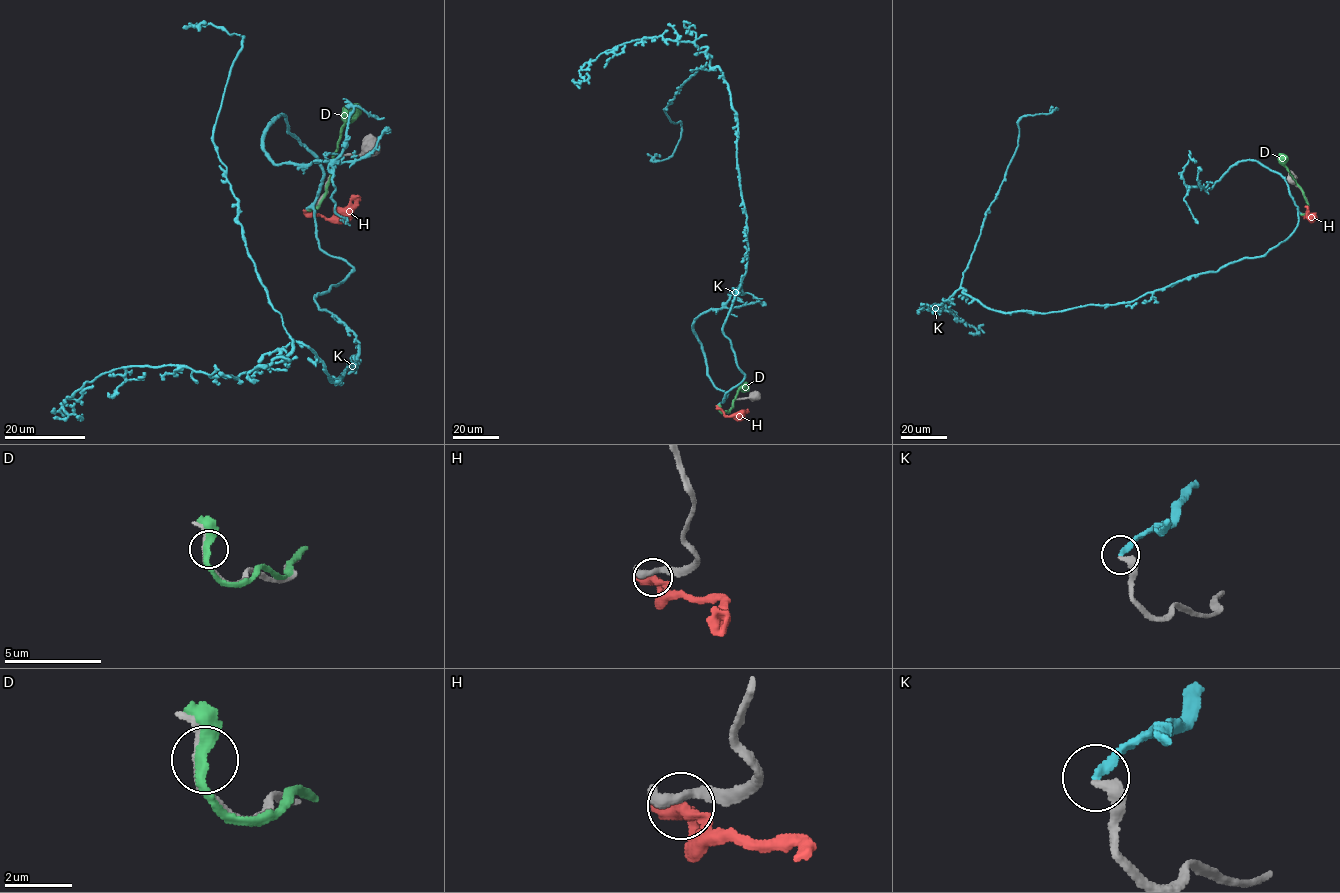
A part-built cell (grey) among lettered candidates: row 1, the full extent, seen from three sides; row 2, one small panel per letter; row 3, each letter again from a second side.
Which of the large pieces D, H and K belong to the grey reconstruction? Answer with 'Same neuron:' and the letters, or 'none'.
Same neuron: K

